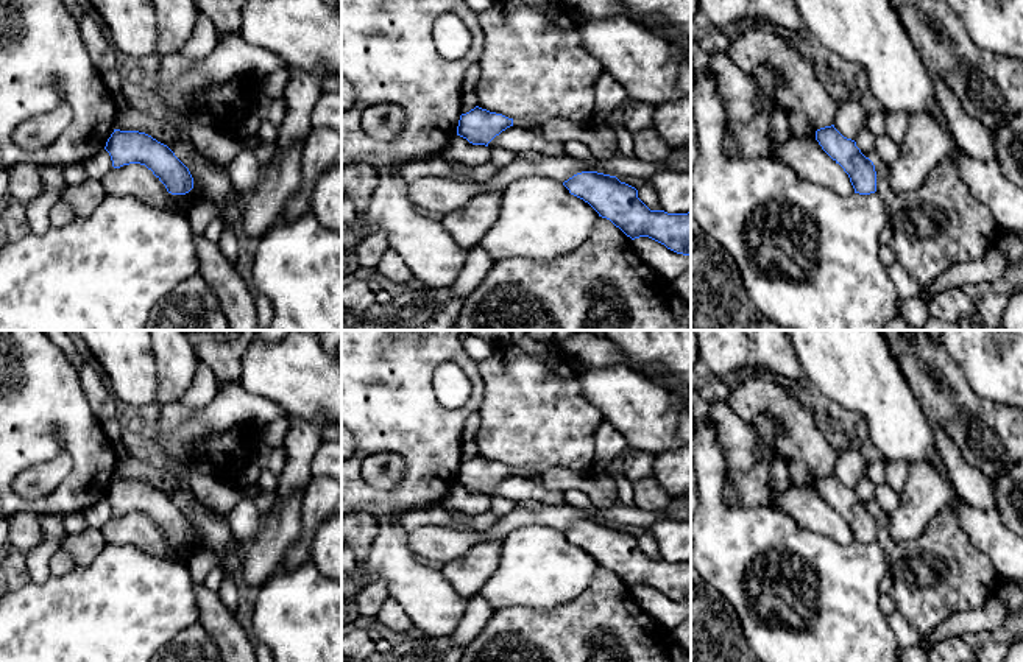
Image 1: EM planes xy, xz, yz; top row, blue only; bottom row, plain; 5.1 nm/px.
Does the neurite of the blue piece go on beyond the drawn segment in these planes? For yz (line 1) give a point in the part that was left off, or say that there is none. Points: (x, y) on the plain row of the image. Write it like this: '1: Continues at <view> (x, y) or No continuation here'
1: No continuation here

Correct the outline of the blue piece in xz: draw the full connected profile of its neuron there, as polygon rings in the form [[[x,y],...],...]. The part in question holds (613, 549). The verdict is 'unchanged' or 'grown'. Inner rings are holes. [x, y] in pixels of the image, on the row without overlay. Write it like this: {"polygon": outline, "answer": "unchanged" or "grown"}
{"polygon": [[[597,520],[577,522],[563,534],[632,589],[649,586],[677,603],[691,606],[691,561],[650,559],[638,547],[635,536]]], "answer": "unchanged"}

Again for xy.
{"polygon": [[[114,478],[104,498],[114,517],[129,512],[145,514],[172,544],[186,544],[193,537],[189,517],[167,494],[145,481]]], "answer": "unchanged"}

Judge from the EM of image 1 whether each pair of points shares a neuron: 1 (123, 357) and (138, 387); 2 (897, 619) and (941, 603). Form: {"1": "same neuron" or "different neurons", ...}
{"1": "same neuron", "2": "different neurons"}

